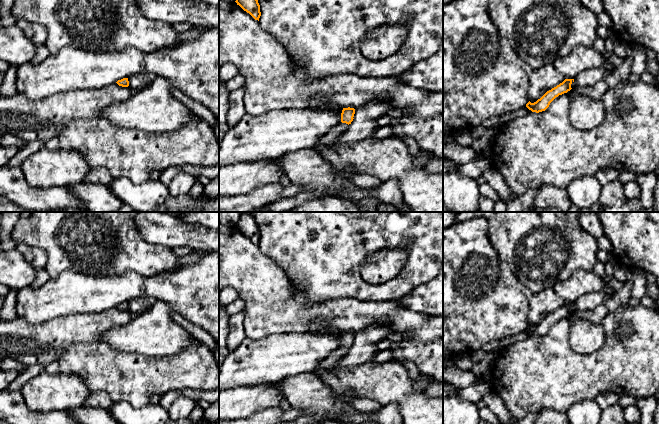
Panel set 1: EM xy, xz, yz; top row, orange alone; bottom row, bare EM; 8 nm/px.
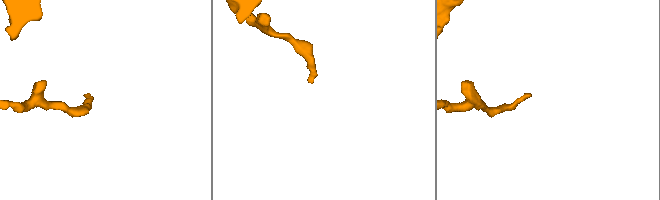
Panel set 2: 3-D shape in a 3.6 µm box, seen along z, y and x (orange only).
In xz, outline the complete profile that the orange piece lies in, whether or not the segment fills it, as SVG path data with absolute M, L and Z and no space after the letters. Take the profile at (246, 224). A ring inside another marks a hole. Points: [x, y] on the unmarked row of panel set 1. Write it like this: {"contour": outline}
{"contour": "M241 212L241 216L235 226L255 244L259 245L261 240L260 229L249 212Z"}

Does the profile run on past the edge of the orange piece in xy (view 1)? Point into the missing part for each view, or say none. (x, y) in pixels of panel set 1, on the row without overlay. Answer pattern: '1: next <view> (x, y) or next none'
1: next none

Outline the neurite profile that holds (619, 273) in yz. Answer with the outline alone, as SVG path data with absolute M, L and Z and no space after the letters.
M617 263L613 270L612 278L621 282L627 282L625 267L620 263Z

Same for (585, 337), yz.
M586 319L570 323L568 343L580 355L589 355L599 350L604 346L605 340L602 324L595 325Z

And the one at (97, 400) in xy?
M91 392L85 401L85 406L93 409L109 409L113 403L114 401L106 392Z

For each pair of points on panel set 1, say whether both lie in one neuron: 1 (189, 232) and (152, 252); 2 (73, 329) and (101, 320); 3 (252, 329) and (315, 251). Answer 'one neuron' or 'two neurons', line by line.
1: two neurons
2: one neuron
3: two neurons

